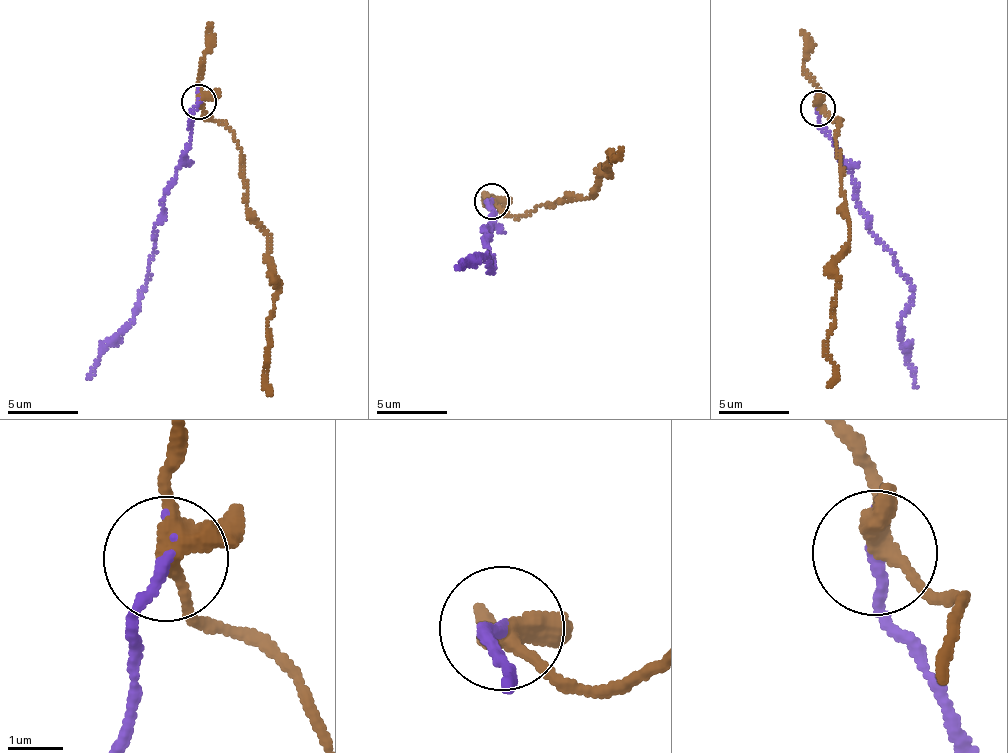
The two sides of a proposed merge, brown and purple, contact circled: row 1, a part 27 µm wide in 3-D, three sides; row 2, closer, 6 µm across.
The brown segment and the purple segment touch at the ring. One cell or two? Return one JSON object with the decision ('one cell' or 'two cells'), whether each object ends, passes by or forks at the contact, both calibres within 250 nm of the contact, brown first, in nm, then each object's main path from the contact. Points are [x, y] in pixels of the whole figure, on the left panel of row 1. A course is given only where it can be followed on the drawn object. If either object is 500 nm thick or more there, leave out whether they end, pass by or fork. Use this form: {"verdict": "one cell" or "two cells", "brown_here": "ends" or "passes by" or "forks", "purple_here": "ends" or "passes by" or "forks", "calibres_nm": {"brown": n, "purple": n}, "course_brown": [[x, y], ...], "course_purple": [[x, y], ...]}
{"verdict": "two cells", "brown_here": "forks", "purple_here": "ends", "calibres_nm": {"brown": 300, "purple": 220}, "course_brown": [[198, 99], [241, 151], [246, 212], [267, 237], [267, 262], [277, 291], [267, 319], [267, 388], [271, 394]], "course_purple": [[198, 102], [189, 124], [184, 164], [154, 227], [147, 283], [123, 334], [99, 357], [87, 379]]}

